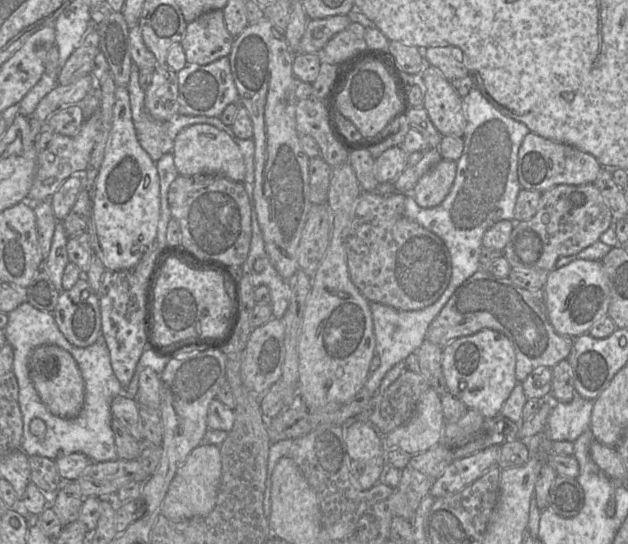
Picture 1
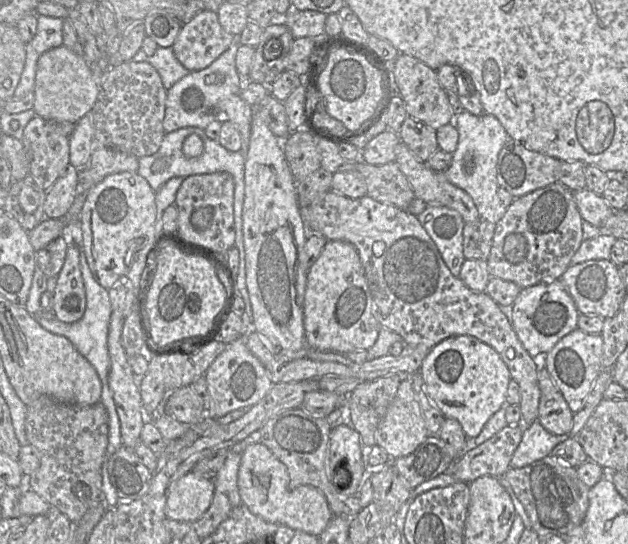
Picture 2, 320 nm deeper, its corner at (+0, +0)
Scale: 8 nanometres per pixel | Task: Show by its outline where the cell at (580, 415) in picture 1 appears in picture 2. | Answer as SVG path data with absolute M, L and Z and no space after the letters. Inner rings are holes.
M539 421L529 426L523 424L522 440L514 452L510 467L522 468L549 456L553 448L568 436L548 432Z

